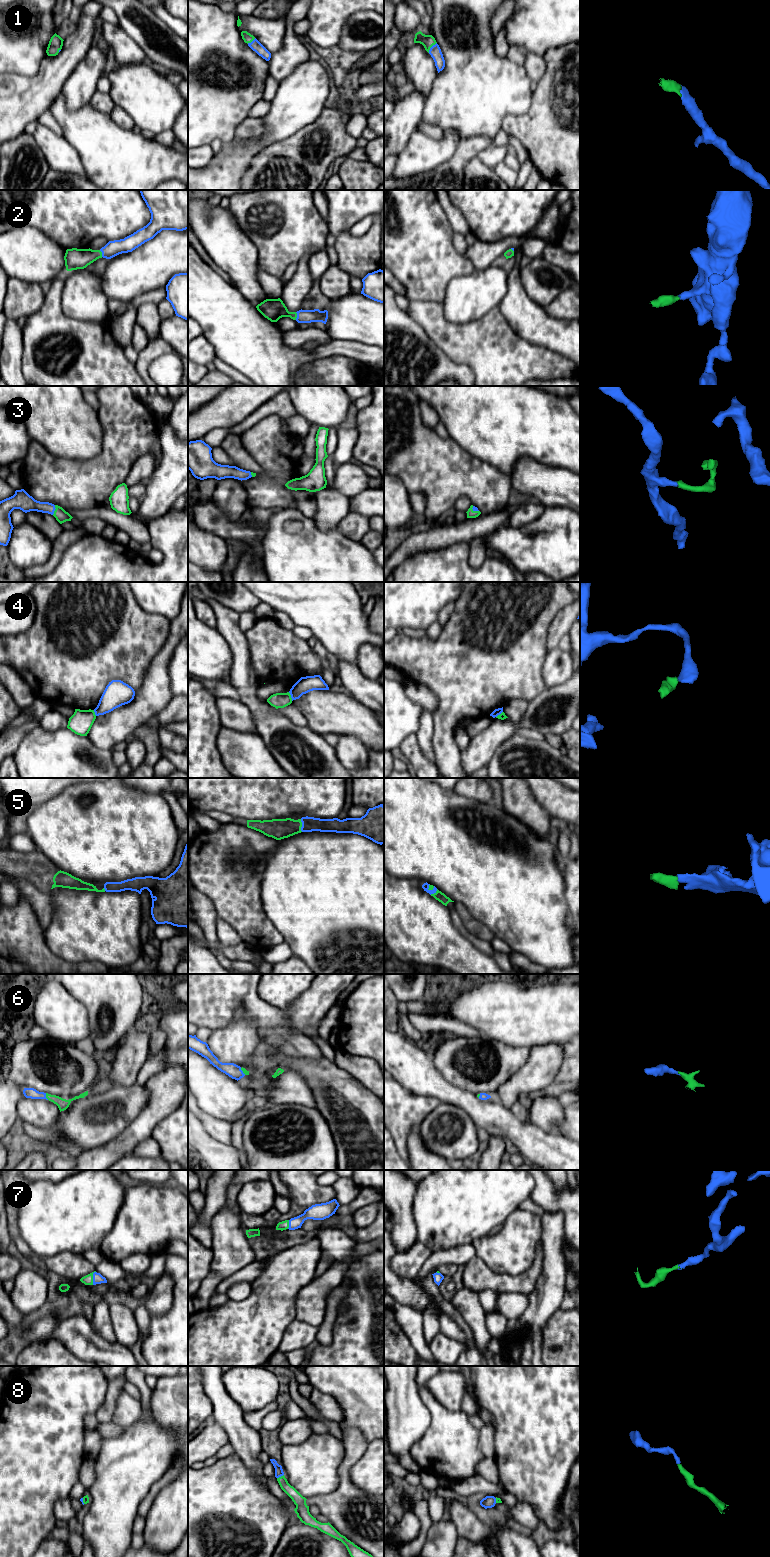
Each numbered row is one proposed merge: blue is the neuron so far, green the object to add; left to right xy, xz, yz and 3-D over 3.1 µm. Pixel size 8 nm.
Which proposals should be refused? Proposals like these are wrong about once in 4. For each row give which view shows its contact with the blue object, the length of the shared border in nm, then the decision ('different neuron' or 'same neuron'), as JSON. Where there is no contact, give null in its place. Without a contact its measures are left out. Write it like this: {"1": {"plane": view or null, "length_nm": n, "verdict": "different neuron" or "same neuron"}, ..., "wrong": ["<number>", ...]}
{"1": {"plane": "yz", "length_nm": 110, "verdict": "same neuron"}, "2": {"plane": "xz", "length_nm": 60, "verdict": "same neuron"}, "3": {"plane": "xy", "length_nm": 80, "verdict": "same neuron"}, "4": {"plane": "xz", "length_nm": 80, "verdict": "different neuron"}, "5": {"plane": "xz", "length_nm": 110, "verdict": "same neuron"}, "6": {"plane": "xy", "length_nm": 60, "verdict": "same neuron"}, "7": {"plane": "xy", "length_nm": 110, "verdict": "same neuron"}, "8": {"plane": "xz", "length_nm": 70, "verdict": "same neuron"}, "wrong": ["4"]}

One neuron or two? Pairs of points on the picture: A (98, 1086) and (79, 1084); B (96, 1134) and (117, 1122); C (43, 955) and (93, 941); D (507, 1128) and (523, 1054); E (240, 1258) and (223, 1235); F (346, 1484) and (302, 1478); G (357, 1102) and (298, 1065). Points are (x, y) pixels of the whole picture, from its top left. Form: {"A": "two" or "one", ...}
{"A": "two", "B": "one", "C": "two", "D": "two", "E": "one", "F": "two", "G": "one"}

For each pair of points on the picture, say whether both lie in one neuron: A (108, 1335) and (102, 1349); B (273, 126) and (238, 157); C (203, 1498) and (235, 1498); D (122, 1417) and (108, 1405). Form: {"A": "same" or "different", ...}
{"A": "different", "B": "same", "C": "same", "D": "different"}

